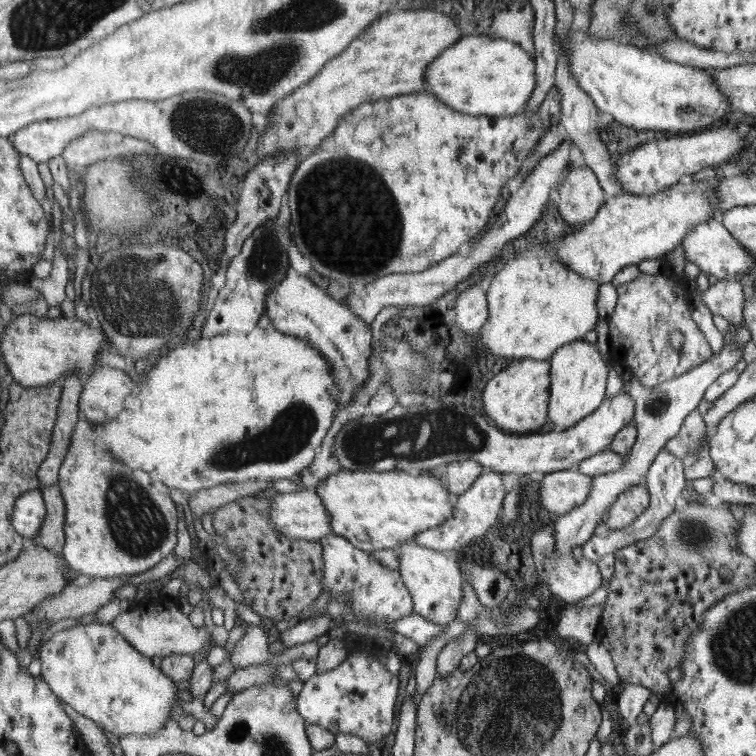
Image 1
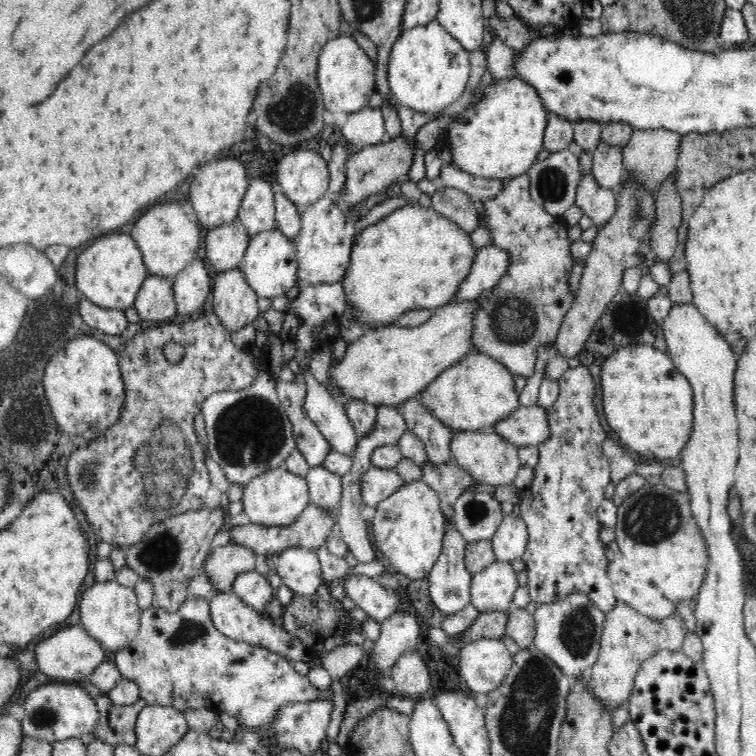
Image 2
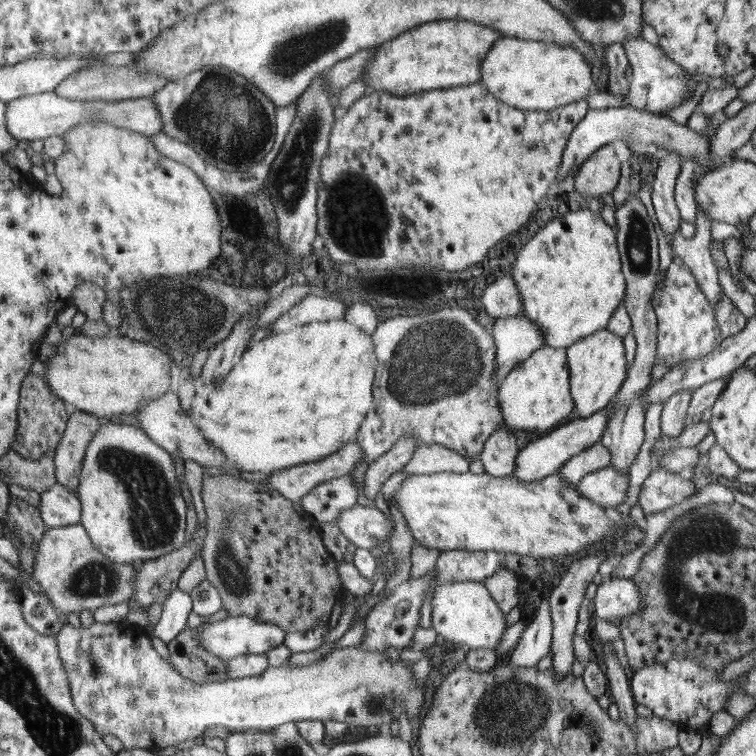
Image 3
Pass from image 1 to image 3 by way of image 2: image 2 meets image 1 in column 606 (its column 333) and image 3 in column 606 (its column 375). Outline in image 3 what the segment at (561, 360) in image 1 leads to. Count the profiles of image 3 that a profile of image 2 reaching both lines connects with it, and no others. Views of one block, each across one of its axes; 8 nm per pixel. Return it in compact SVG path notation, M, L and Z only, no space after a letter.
M602 330L578 340L567 348L567 362L571 374L571 394L576 402L576 412L581 418L592 416L607 407L616 396L618 388L623 386L626 376L626 358L622 337Z

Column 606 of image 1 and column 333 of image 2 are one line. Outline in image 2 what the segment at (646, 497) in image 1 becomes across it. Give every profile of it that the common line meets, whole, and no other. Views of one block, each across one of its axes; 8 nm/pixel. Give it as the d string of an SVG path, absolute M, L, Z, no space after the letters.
M310 502L310 504L296 517L296 520L284 528L276 526L265 527L264 525L254 525L252 523L236 526L232 530L232 540L234 545L240 545L248 548L249 552L256 553L258 556L268 556L276 554L286 549L302 548L315 552L320 546L324 546L327 537L332 534L332 526L336 523L336 512L330 513L326 509Z

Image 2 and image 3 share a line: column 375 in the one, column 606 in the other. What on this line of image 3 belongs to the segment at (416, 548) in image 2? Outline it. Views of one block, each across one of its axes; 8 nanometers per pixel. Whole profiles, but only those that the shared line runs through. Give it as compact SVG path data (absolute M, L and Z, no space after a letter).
M486 472L412 474L400 484L400 488L392 498L392 504L404 516L410 532L414 534L414 543L439 551L492 550L504 554L512 552L528 555L536 559L552 559L558 554L568 556L584 548L589 551L590 546L605 548L604 544L596 542L615 541L616 534L623 532L627 534L630 528L637 525L631 519L621 518L615 522L606 514L604 506L598 506L596 502L584 498L584 494L580 494L578 488L564 482L556 473L534 482L522 482L513 476L495 477Z

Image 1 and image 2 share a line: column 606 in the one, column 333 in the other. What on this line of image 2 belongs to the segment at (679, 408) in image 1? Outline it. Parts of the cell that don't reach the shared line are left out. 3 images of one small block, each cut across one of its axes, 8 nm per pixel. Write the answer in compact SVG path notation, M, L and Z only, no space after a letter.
M320 465L309 468L304 477L309 488L310 502L330 513L336 512L343 491L341 476Z

